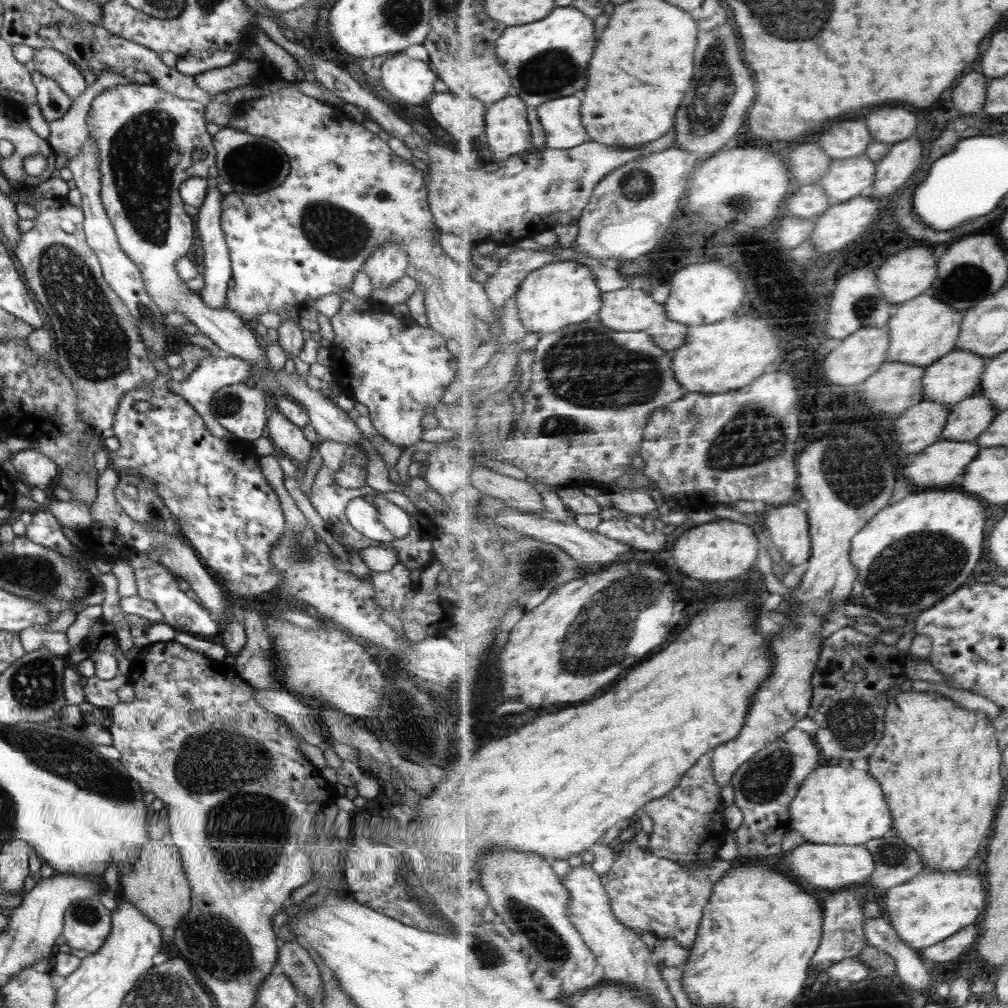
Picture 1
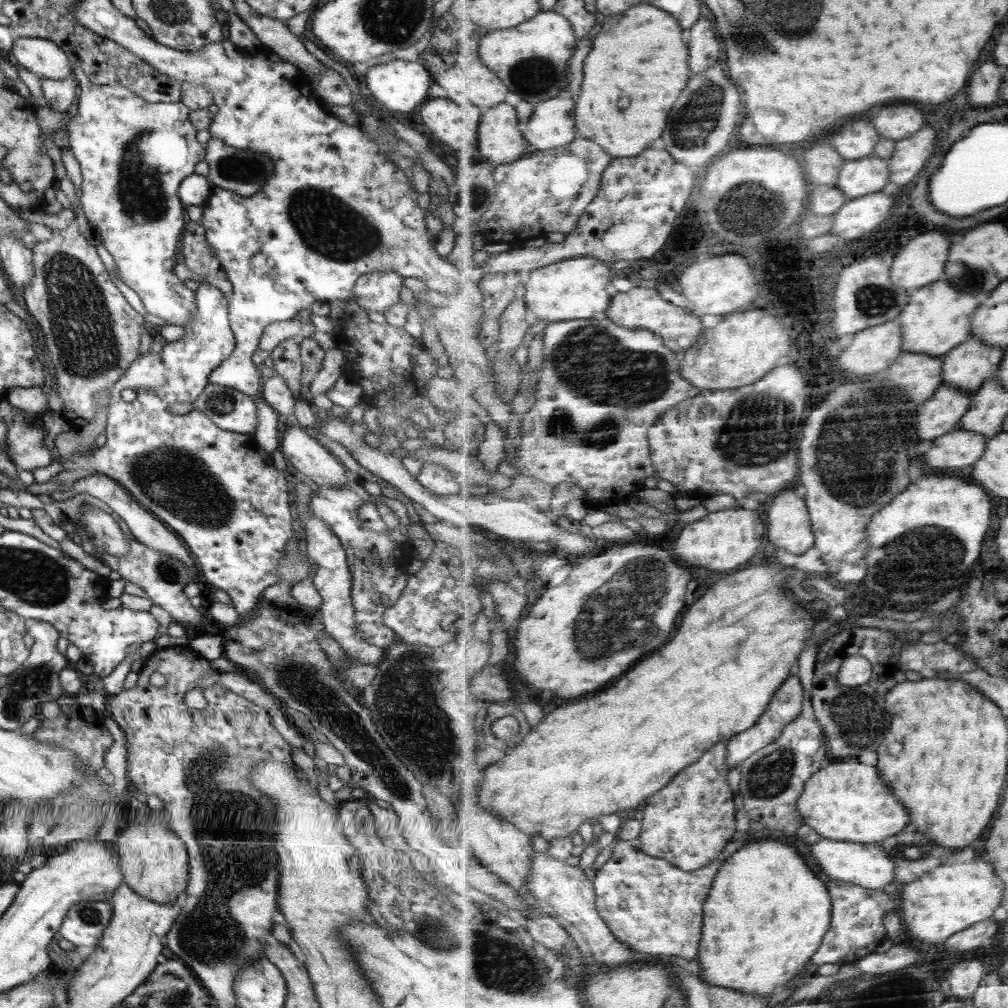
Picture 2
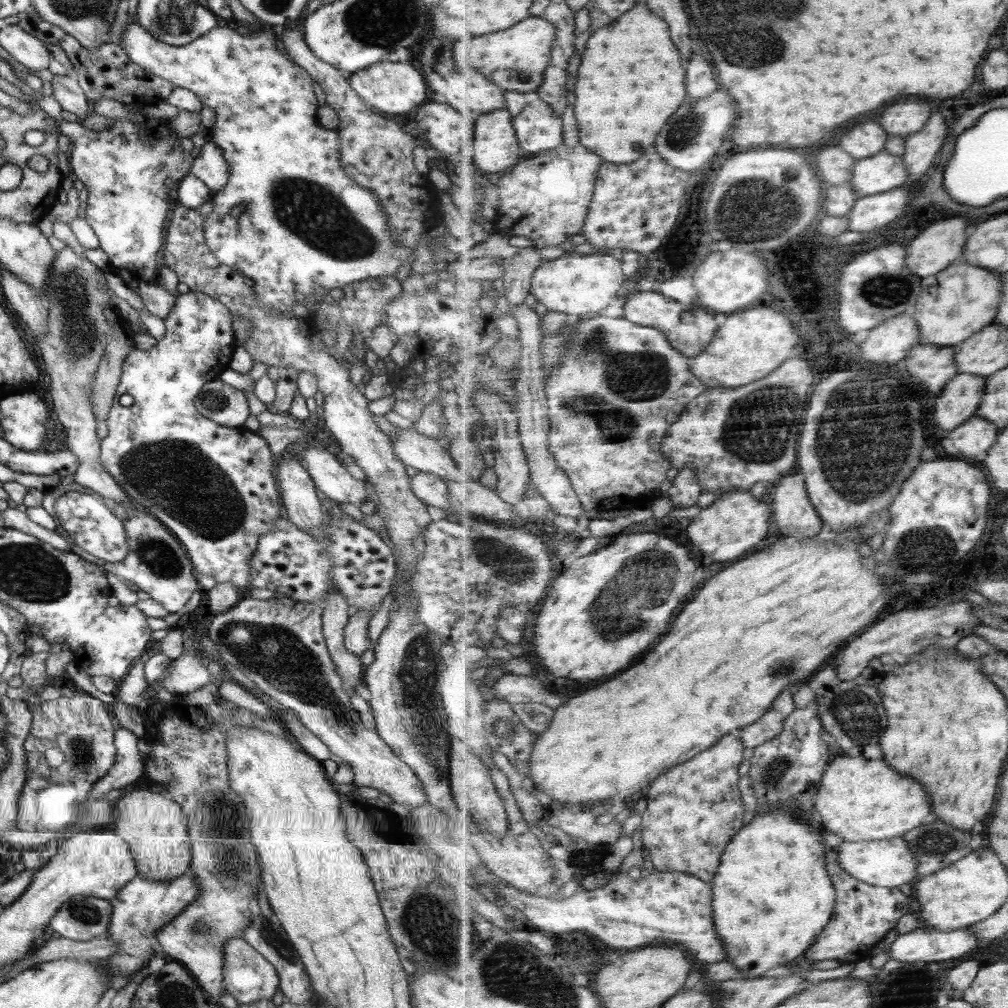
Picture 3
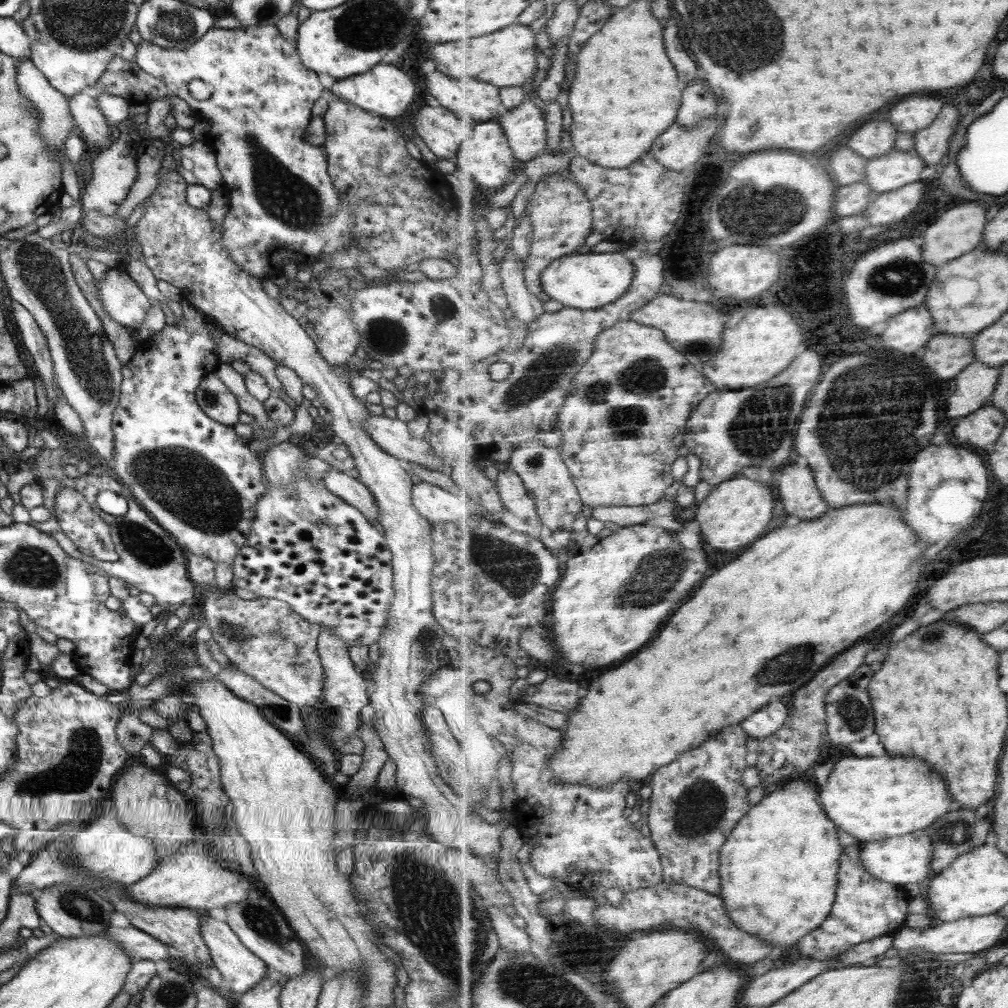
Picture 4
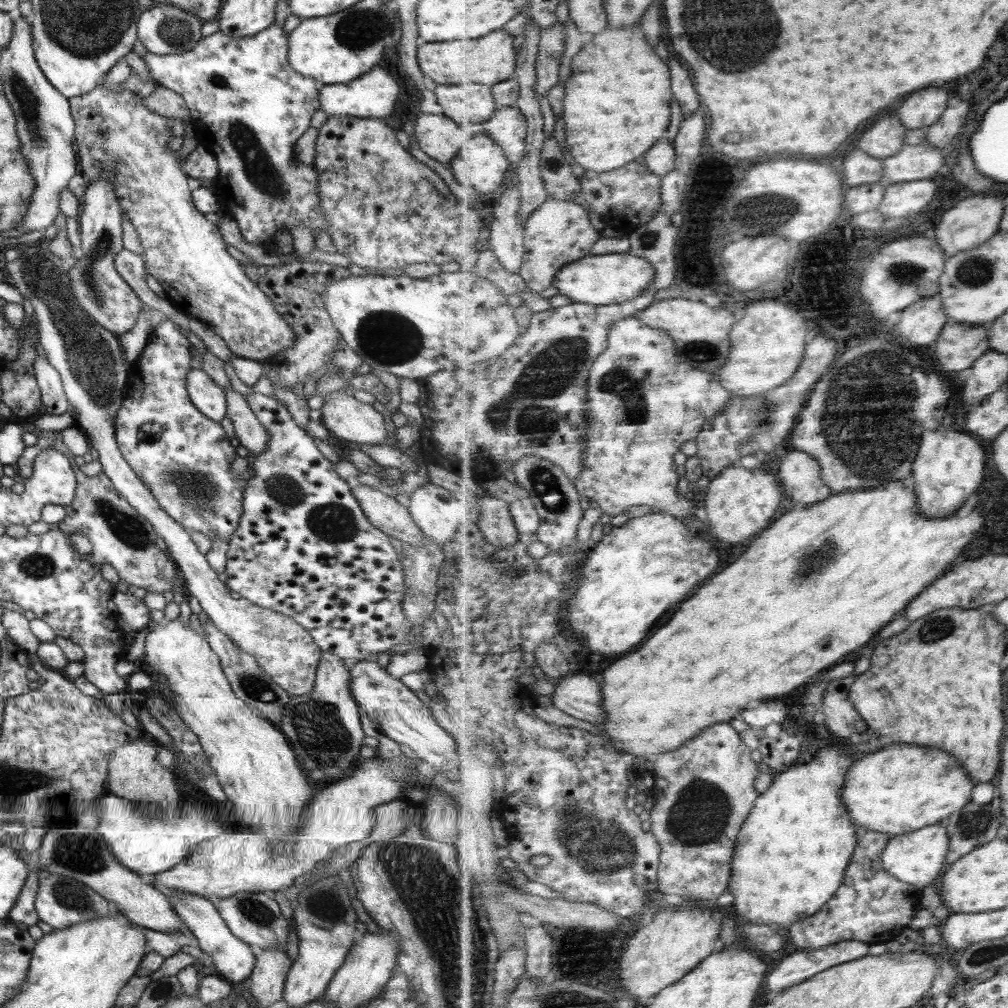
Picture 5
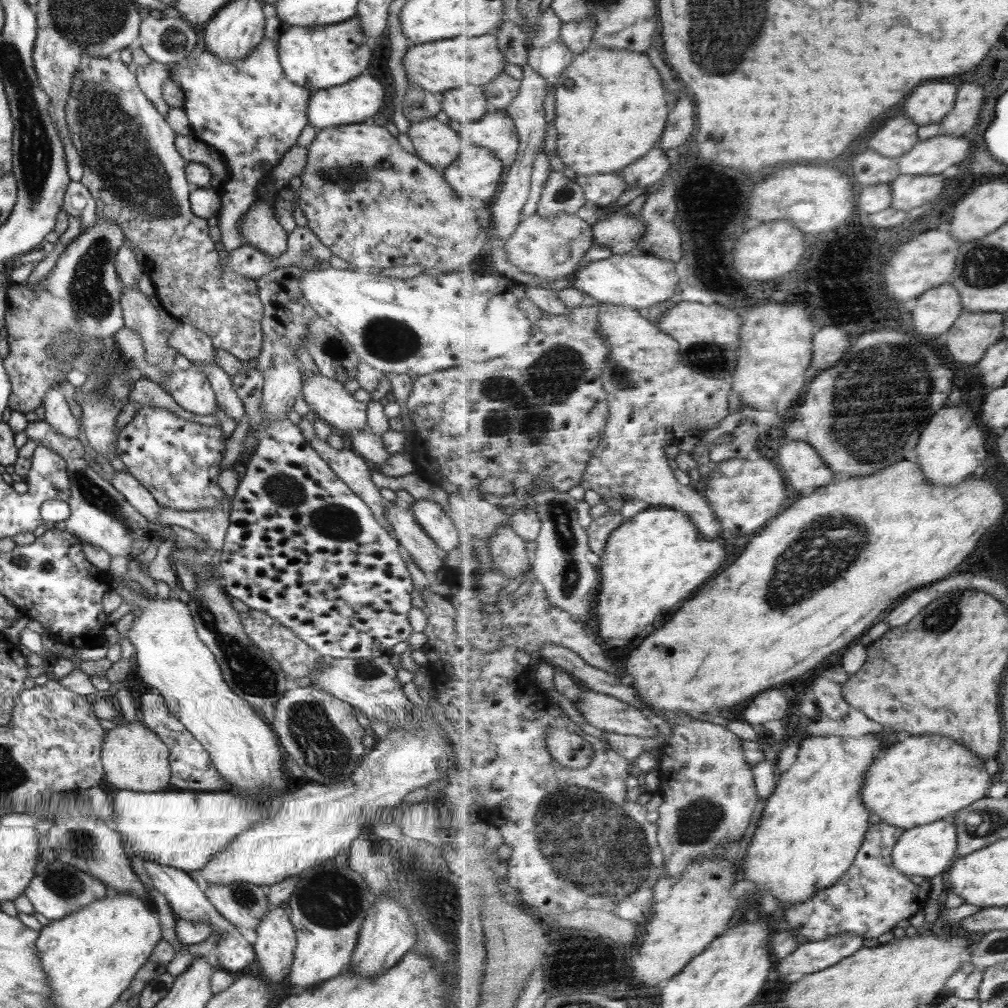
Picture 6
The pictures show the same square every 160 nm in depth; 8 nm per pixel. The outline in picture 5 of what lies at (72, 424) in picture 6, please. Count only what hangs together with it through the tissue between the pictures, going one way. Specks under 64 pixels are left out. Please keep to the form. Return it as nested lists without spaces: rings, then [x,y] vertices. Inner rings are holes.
[[[38,355],[34,363],[34,374],[41,393],[41,402],[48,414],[64,414],[71,408],[68,404],[60,373],[48,360]]]

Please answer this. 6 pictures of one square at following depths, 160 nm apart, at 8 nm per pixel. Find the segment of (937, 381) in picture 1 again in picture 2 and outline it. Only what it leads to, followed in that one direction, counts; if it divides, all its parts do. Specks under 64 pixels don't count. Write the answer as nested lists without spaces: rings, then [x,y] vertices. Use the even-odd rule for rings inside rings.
[[[970,338],[943,357],[943,377],[948,386],[972,394],[983,388],[988,379],[998,375],[1004,359],[1004,349],[992,348],[982,340]]]

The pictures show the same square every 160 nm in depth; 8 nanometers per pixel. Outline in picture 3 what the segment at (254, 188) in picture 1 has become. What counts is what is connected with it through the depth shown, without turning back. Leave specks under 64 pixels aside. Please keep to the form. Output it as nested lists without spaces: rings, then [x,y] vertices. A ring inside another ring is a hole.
[[[208,138],[199,154],[190,157],[191,165],[187,174],[201,180],[212,193],[218,192],[226,186],[229,177],[229,166],[223,154],[223,150]]]

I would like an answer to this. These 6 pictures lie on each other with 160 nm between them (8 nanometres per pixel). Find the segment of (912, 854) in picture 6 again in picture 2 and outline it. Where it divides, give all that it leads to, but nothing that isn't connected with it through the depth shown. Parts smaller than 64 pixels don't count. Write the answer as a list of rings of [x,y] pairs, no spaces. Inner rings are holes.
[[[823,838],[812,846],[811,854],[828,877],[834,880],[859,884],[864,888],[876,890],[896,882],[896,862],[880,843],[850,843]]]

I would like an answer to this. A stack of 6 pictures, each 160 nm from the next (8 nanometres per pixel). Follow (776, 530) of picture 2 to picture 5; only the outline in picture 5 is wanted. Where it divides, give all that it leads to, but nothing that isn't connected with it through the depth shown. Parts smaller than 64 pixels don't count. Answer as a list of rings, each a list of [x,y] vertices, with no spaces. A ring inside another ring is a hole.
[[[798,449],[787,450],[780,464],[780,479],[796,505],[822,503],[836,492],[823,477],[820,461]]]

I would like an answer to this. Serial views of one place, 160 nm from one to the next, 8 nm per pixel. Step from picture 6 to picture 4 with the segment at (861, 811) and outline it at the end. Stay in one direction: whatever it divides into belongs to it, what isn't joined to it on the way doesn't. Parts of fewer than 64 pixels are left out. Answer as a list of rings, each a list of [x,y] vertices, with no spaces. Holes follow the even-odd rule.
[[[806,775],[797,776],[795,779],[790,779],[787,783],[783,784],[782,788],[771,791],[762,800],[762,804],[758,804],[756,808],[752,808],[751,812],[744,820],[740,821],[739,827],[727,840],[727,844],[723,846],[723,856],[720,872],[723,876],[723,894],[722,897],[727,905],[728,914],[736,920],[736,924],[740,928],[744,928],[752,934],[756,934],[758,938],[762,938],[764,942],[768,940],[768,944],[774,949],[782,950],[796,948],[796,944],[800,942],[800,938],[806,938],[806,935],[812,934],[816,929],[819,929],[822,924],[828,920],[828,916],[831,915],[837,896],[839,894],[839,873],[840,862],[843,859],[845,846],[840,842],[840,836],[838,836],[838,826],[834,824],[834,820],[824,810],[823,802],[821,801],[820,794],[823,792],[823,788],[820,788],[813,777]]]

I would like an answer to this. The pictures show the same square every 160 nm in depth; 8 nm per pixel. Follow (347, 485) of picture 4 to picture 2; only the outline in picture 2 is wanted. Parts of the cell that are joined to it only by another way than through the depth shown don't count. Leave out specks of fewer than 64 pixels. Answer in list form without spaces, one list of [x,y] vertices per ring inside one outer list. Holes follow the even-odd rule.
[[[294,422],[284,425],[281,446],[289,468],[322,488],[345,486],[349,474],[332,452]]]

